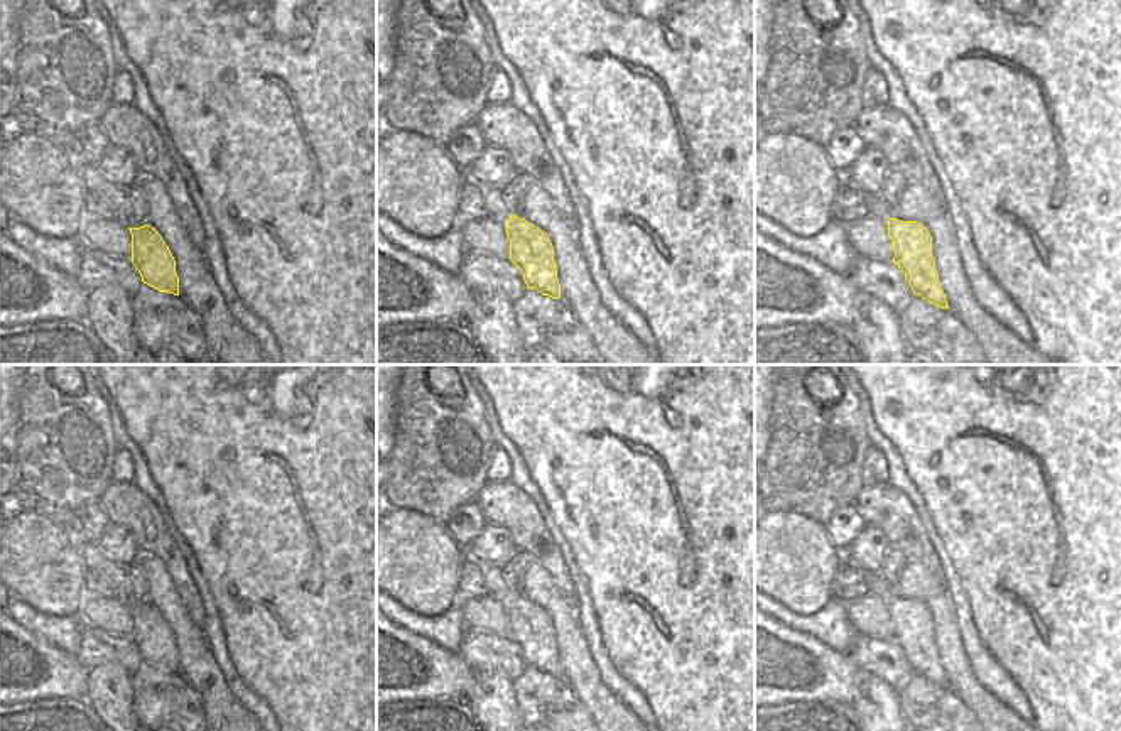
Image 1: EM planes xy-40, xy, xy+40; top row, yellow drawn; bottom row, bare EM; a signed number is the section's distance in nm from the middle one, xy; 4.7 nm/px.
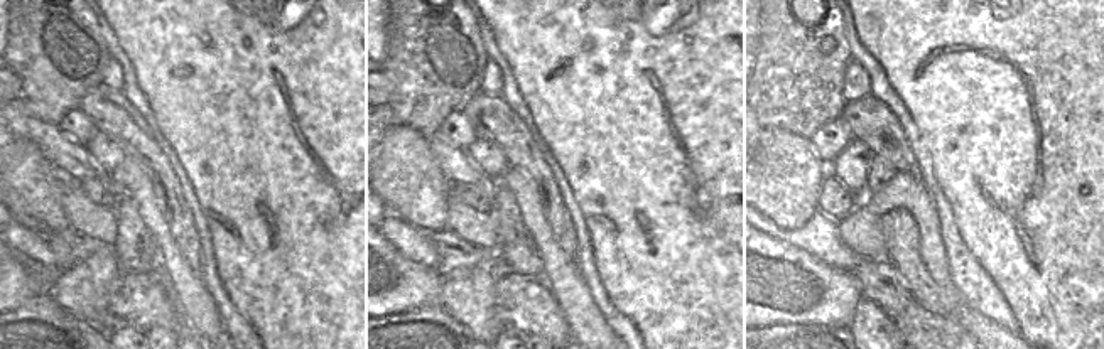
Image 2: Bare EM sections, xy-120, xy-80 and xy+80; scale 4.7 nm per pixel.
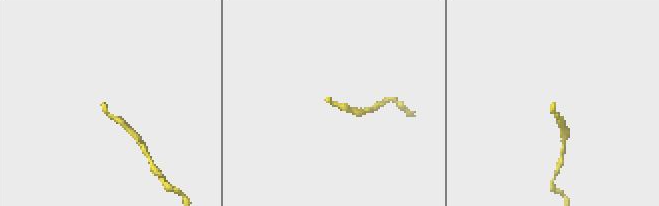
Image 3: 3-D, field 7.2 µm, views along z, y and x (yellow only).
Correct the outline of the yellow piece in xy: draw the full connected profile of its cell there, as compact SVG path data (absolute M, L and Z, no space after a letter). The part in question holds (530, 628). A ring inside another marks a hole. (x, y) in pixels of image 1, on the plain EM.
M463 549L463 562L471 562L483 574L490 596L506 606L510 638L523 652L527 667L560 677L554 625L547 611L523 596L510 593L503 581L503 569L478 559L469 549Z

